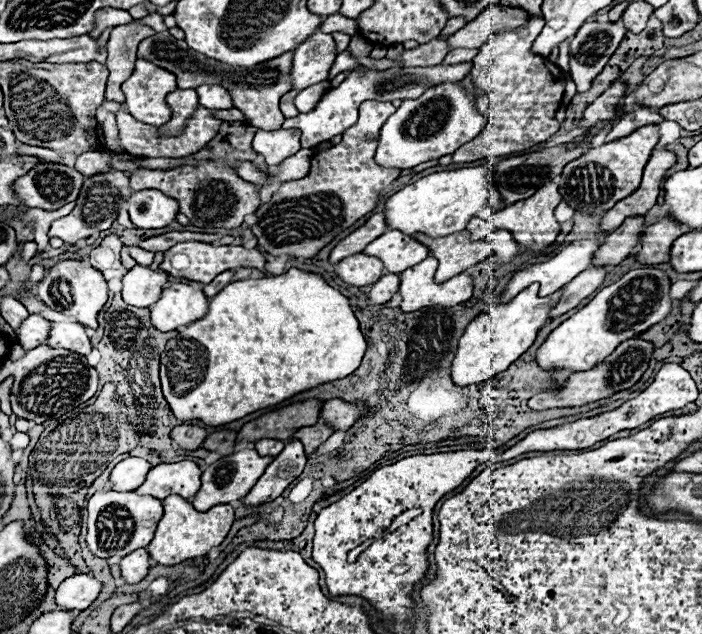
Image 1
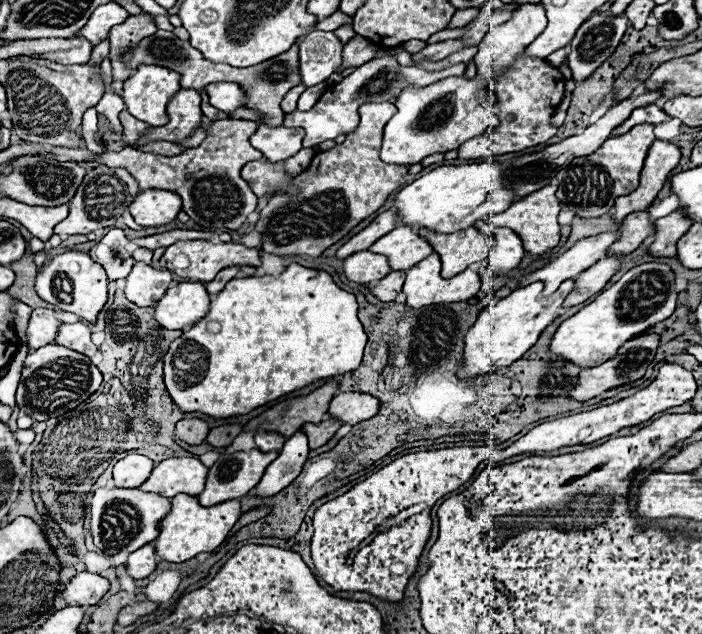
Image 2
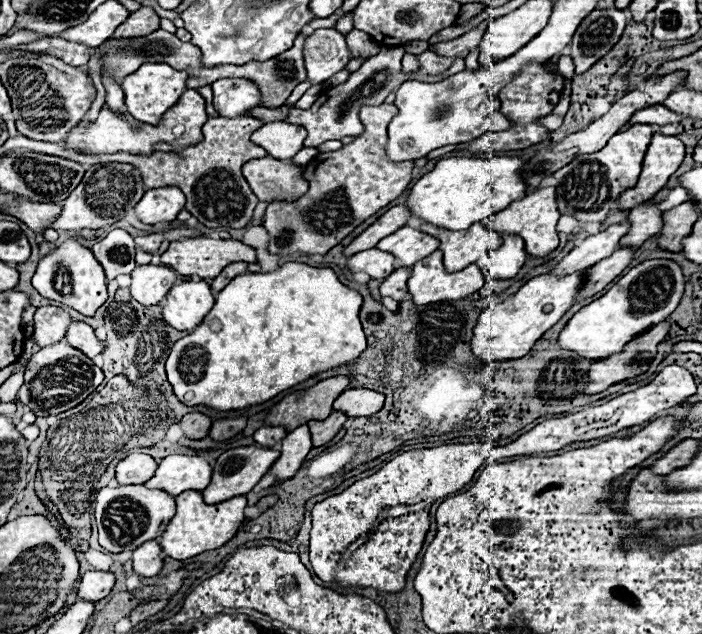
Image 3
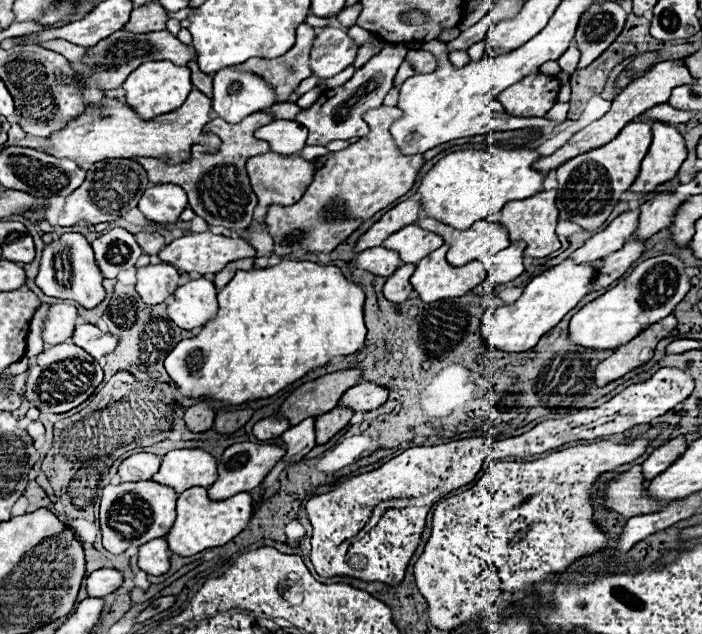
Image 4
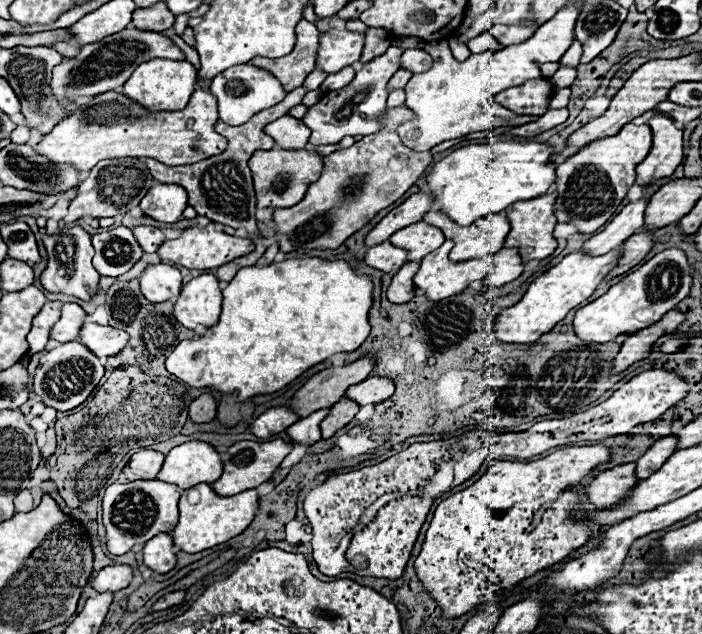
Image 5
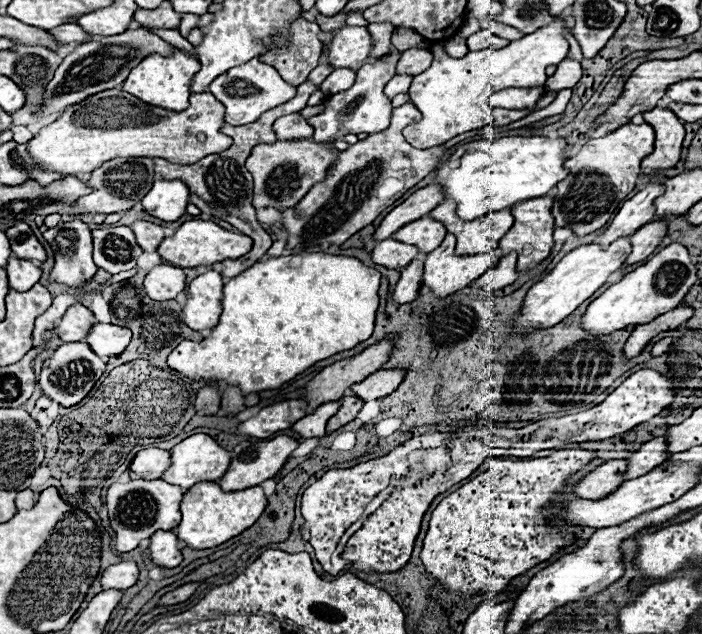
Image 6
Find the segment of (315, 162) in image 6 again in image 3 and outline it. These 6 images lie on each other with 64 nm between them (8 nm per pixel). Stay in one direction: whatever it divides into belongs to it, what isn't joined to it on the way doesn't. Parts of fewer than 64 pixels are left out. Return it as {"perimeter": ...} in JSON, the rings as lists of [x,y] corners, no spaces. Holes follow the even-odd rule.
{"perimeter":[[[272,156],[248,160],[244,164],[244,178],[260,202],[294,202],[308,190],[304,166]]]}

